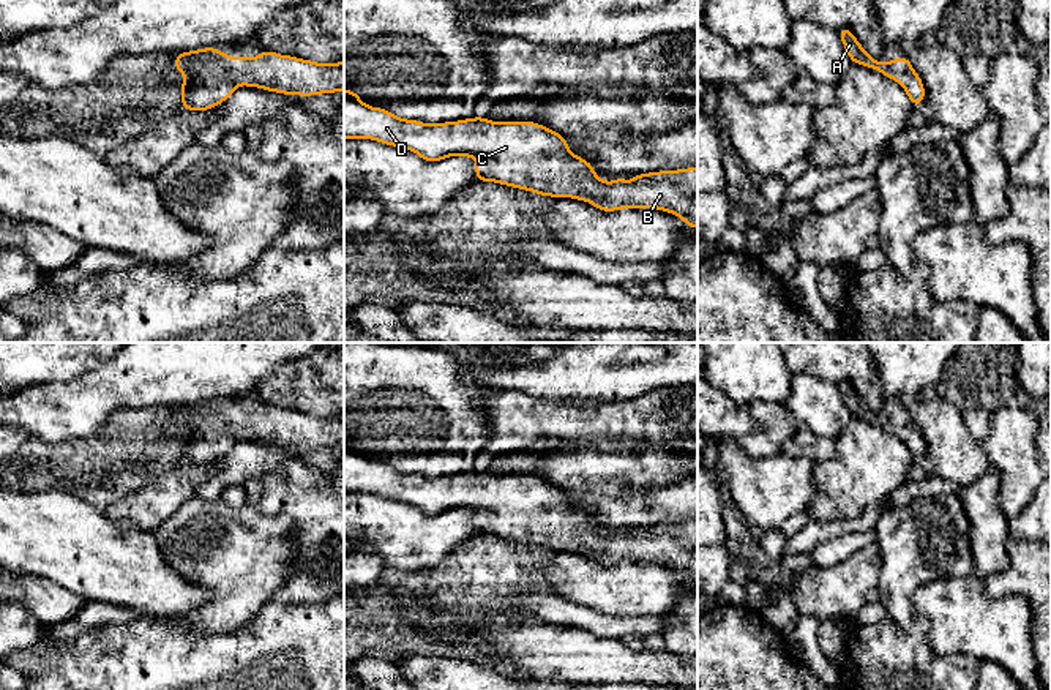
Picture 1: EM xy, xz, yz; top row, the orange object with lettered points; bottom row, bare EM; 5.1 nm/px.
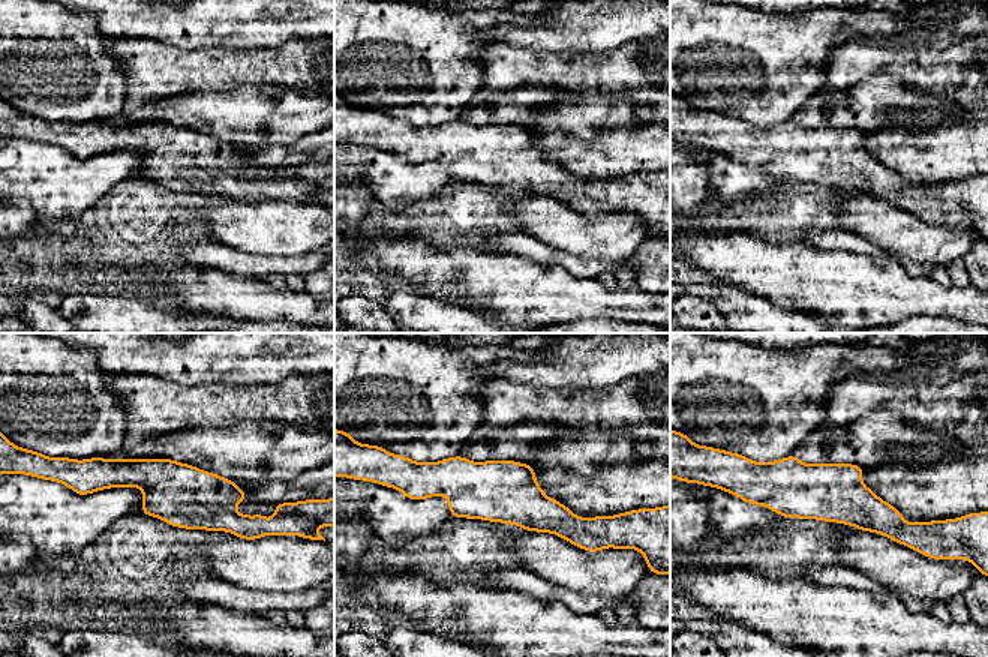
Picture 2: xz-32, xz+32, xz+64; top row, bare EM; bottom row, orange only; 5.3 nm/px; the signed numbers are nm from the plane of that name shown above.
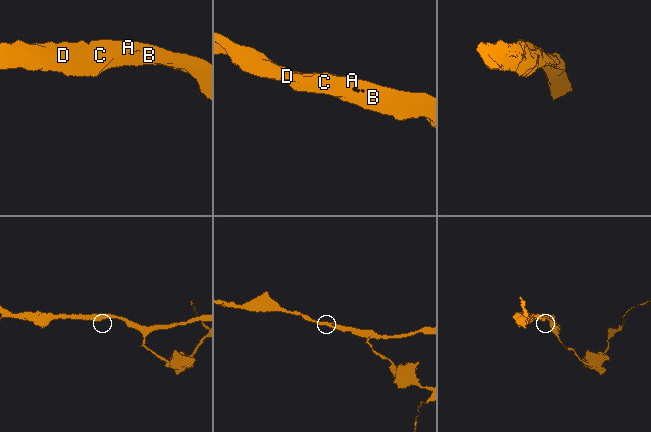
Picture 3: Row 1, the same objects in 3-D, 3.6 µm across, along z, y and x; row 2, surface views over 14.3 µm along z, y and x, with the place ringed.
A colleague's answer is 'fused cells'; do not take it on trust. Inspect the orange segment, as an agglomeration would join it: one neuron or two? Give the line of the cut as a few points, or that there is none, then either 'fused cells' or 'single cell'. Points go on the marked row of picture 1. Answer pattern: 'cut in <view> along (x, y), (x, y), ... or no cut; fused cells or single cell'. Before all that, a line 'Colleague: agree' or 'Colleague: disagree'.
Colleague: disagree
no cut; single cell

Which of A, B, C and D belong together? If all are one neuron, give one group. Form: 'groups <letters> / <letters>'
groups A B C D

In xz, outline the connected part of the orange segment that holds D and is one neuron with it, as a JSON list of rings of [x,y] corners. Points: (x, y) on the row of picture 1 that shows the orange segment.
[[[344,88],[344,139],[371,139],[385,145],[395,145],[415,152],[421,159],[436,163],[450,156],[475,158],[477,182],[494,182],[518,189],[526,189],[541,196],[557,199],[573,197],[590,202],[601,212],[617,212],[620,208],[656,208],[677,215],[688,227],[698,229],[698,166],[675,171],[658,171],[636,174],[626,182],[623,177],[612,183],[597,177],[593,166],[571,153],[567,139],[535,122],[491,122],[484,117],[473,117],[458,122],[423,123],[420,120],[406,120],[387,109],[365,104],[357,92]]]

